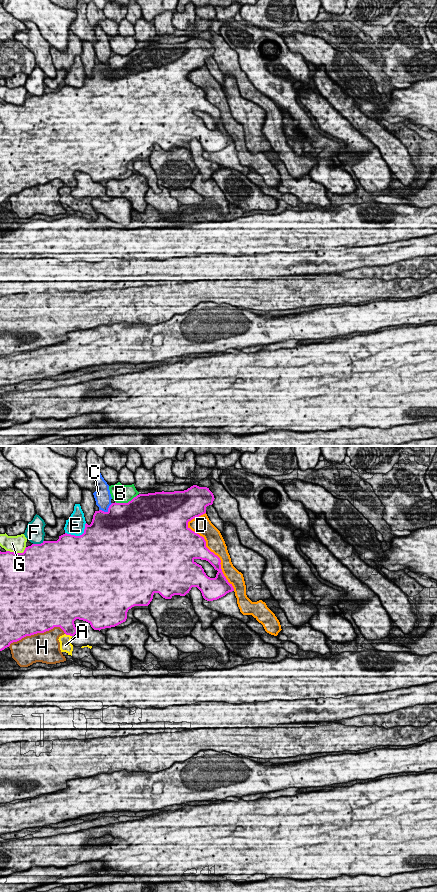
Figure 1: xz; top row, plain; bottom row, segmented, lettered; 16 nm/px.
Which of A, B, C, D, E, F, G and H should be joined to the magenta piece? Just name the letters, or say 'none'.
none

